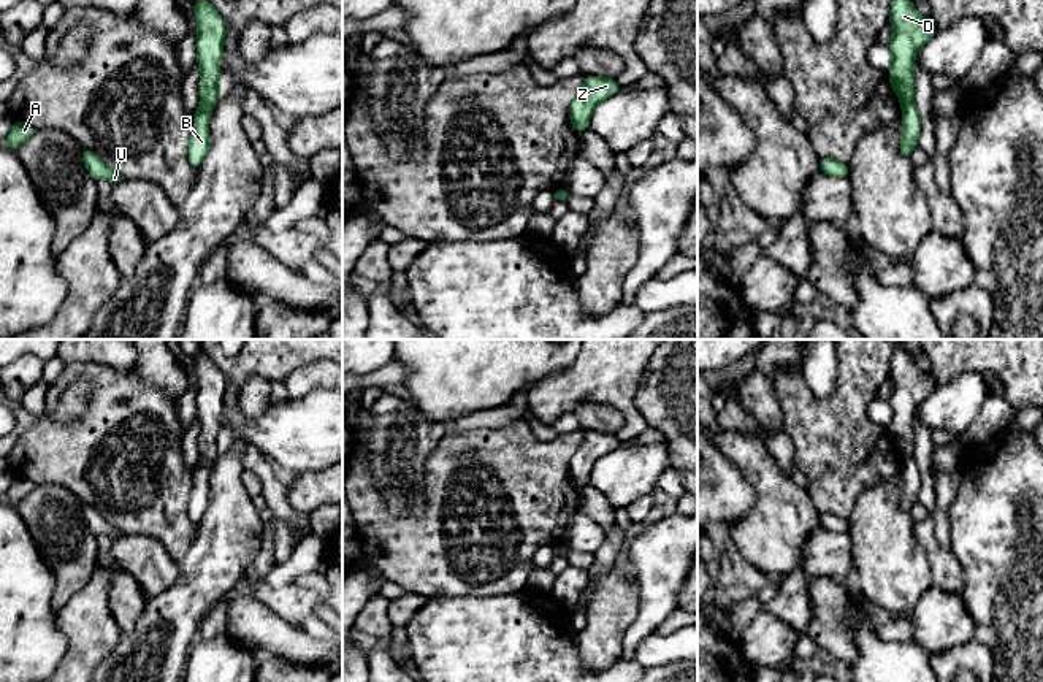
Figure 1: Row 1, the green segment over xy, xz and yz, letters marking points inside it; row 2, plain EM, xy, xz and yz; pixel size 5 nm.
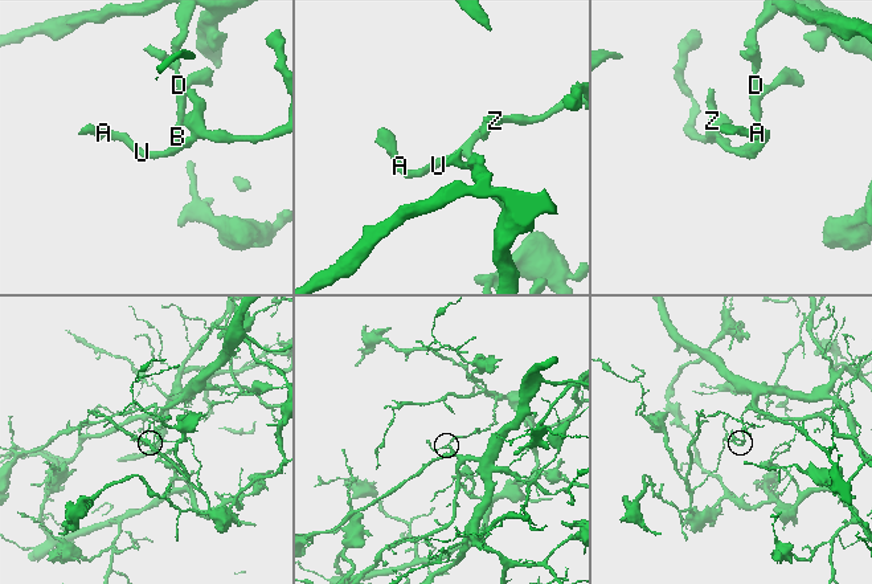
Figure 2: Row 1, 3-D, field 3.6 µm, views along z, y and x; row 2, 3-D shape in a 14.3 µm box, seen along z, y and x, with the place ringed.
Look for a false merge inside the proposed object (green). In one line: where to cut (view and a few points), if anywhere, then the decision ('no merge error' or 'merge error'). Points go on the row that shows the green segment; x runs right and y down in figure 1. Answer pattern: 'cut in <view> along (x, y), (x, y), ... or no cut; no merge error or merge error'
cut in xy along (202, 102), (211, 107); merge error

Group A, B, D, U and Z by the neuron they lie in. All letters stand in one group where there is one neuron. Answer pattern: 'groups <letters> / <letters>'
groups A B U Z / D

